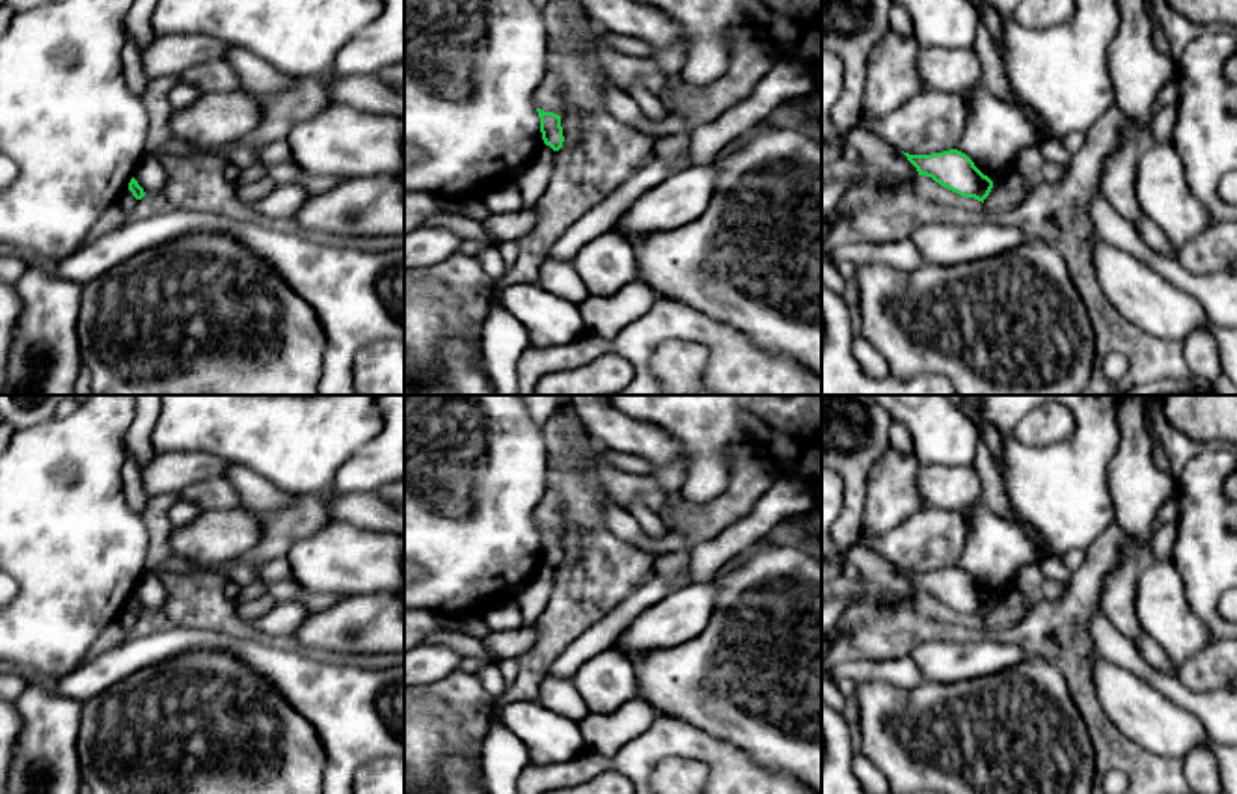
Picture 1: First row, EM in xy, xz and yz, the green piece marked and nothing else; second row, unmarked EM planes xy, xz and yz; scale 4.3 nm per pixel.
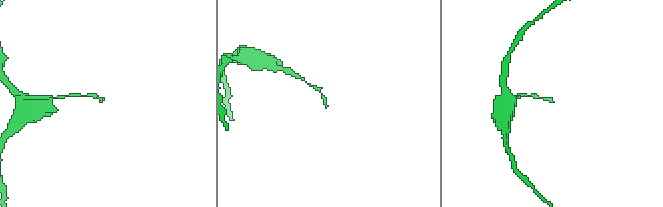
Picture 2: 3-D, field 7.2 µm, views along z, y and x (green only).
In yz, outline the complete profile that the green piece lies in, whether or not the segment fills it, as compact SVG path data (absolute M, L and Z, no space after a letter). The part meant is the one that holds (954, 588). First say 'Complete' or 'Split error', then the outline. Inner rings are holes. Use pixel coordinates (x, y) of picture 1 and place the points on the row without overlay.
Complete. M958 567L931 572L904 572L917 585L918 593L931 595L941 604L963 615L974 615L984 621L993 606L993 598Z

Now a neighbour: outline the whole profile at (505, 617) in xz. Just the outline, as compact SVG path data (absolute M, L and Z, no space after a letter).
M514 600L505 602L501 606L488 608L484 615L484 623L494 634L520 630L522 628L522 609Z

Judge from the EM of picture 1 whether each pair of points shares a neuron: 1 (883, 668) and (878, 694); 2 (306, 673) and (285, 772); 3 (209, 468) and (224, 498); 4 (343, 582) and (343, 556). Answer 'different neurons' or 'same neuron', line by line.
1: different neurons
2: different neurons
3: different neurons
4: same neuron

